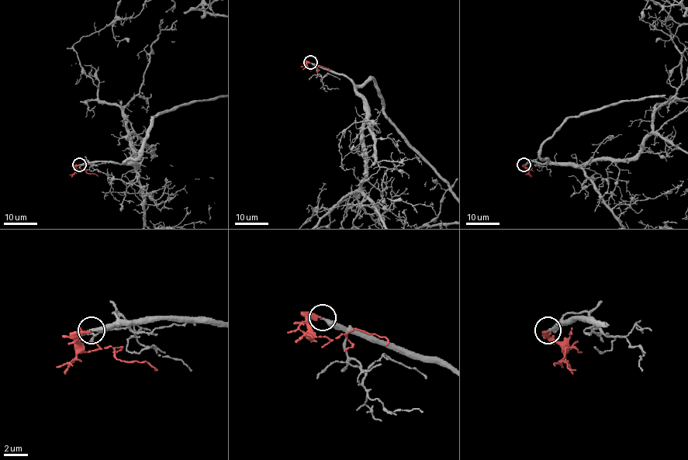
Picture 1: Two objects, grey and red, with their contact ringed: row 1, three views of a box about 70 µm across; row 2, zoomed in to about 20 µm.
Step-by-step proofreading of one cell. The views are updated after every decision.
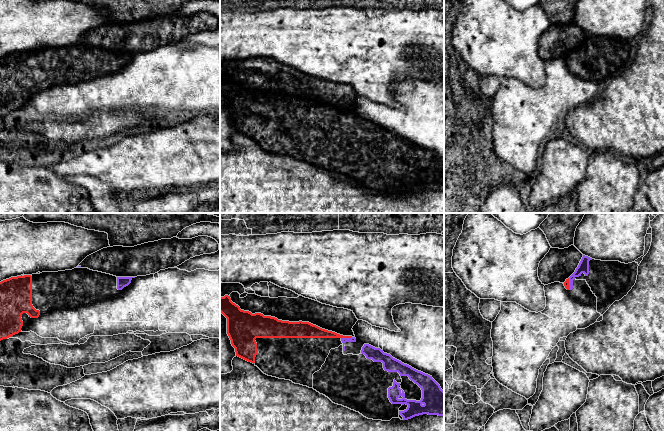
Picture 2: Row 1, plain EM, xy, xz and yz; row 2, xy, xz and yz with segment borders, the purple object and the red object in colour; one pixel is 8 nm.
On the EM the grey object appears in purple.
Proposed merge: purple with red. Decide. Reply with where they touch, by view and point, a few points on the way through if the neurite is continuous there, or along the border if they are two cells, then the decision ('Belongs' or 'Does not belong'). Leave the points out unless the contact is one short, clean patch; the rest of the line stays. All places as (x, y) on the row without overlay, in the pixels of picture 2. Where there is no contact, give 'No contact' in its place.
Touches purple at xz (346, 114). Belongs

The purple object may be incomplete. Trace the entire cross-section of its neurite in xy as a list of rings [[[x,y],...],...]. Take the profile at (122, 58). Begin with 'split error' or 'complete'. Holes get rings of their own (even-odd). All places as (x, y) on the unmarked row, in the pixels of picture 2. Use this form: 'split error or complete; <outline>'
complete; [[[117,53],[117,65],[122,66],[124,63],[131,59],[131,56],[135,53]]]

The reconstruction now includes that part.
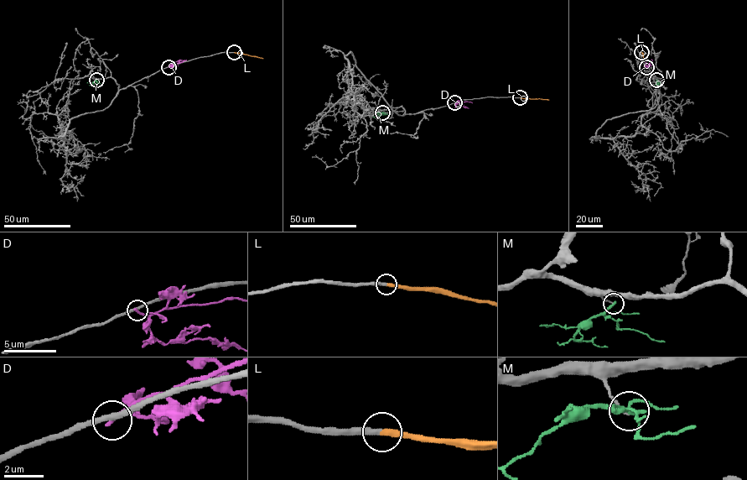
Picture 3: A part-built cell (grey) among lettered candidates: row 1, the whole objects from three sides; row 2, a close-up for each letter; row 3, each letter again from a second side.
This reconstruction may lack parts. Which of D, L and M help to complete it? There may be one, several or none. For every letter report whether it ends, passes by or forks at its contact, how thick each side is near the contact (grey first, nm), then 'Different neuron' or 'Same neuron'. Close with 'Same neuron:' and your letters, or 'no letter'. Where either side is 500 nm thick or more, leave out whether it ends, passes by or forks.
D: It ends there. Thickness 280 nm (grey) against 240 nm. Different neuron
L: It ends there. Thickness 320 nm (grey) against 320 nm. Same neuron
M: It ends there. Thickness 120 nm (grey) against 240 nm. Different neuron
Same neuron: L

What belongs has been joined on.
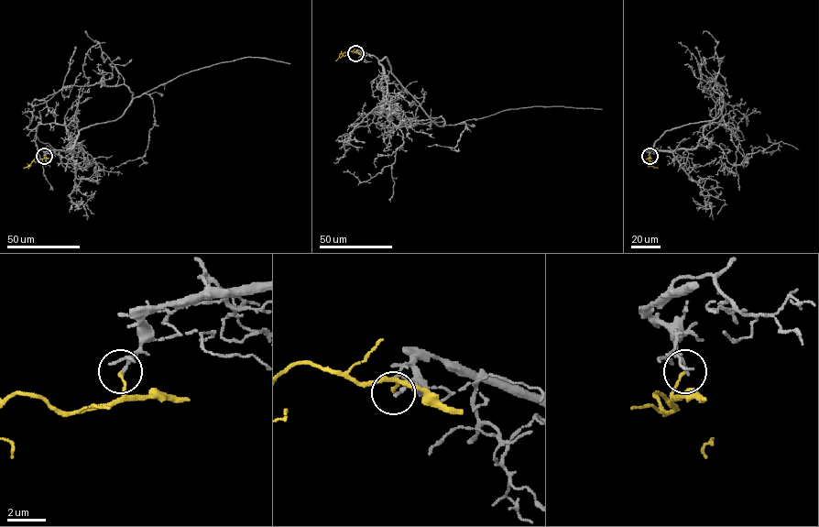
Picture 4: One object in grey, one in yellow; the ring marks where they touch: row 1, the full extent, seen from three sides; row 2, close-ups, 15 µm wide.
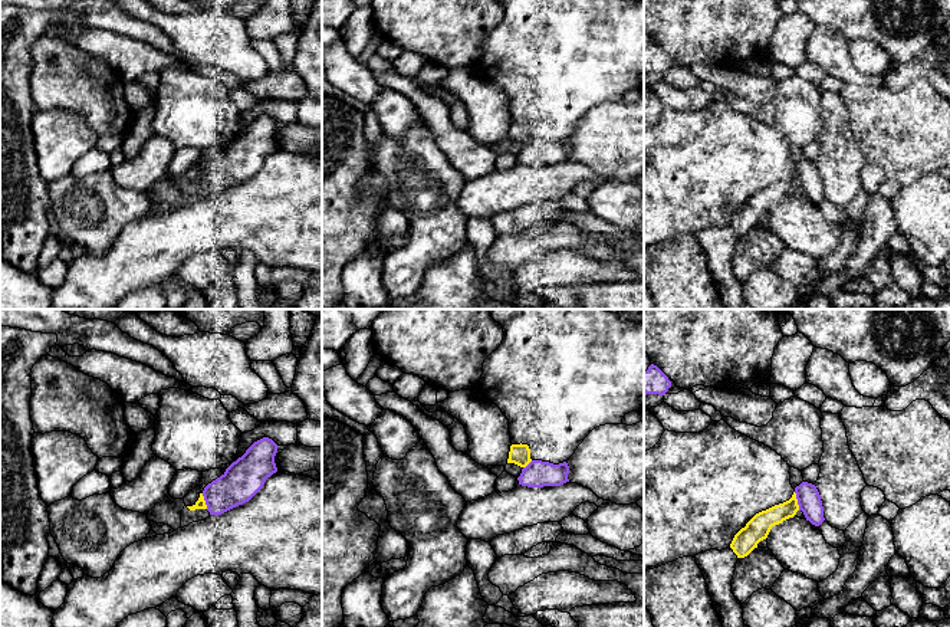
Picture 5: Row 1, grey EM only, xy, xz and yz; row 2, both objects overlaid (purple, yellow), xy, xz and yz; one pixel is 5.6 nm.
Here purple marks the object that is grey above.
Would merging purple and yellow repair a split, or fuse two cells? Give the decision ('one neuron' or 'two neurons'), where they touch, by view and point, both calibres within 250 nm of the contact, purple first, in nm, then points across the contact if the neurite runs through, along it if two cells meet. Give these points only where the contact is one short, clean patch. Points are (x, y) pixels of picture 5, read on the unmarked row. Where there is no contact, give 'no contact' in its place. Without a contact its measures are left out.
two neurons; contact yz (798, 179); calibres 130 and 120 nm

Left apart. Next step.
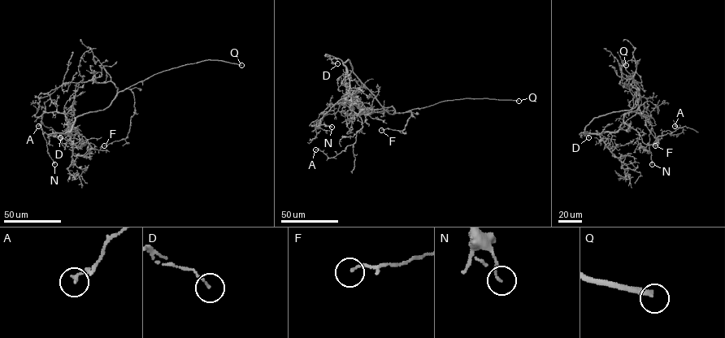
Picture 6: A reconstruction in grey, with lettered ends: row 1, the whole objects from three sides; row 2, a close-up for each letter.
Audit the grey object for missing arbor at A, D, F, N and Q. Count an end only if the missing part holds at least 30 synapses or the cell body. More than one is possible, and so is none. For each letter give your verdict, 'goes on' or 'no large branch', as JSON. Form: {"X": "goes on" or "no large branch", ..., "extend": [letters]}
{"A": "no large branch", "D": "no large branch", "F": "no large branch", "N": "no large branch", "Q": "goes on", "extend": ["Q"]}

